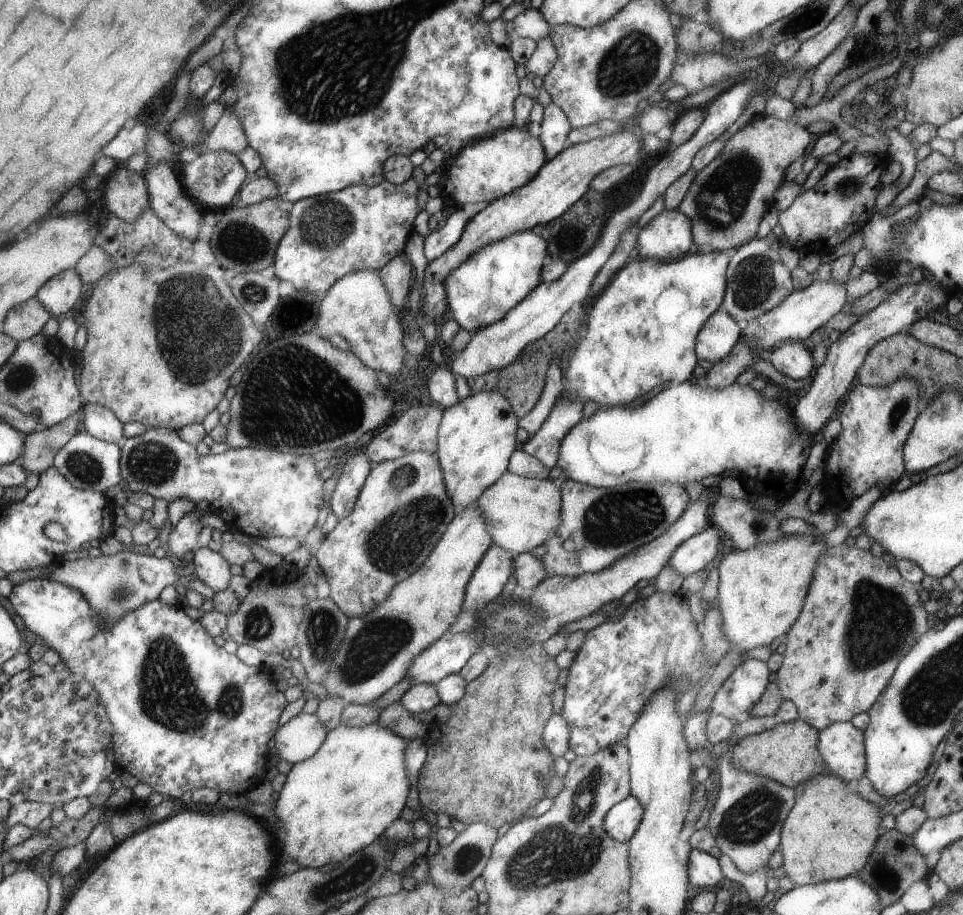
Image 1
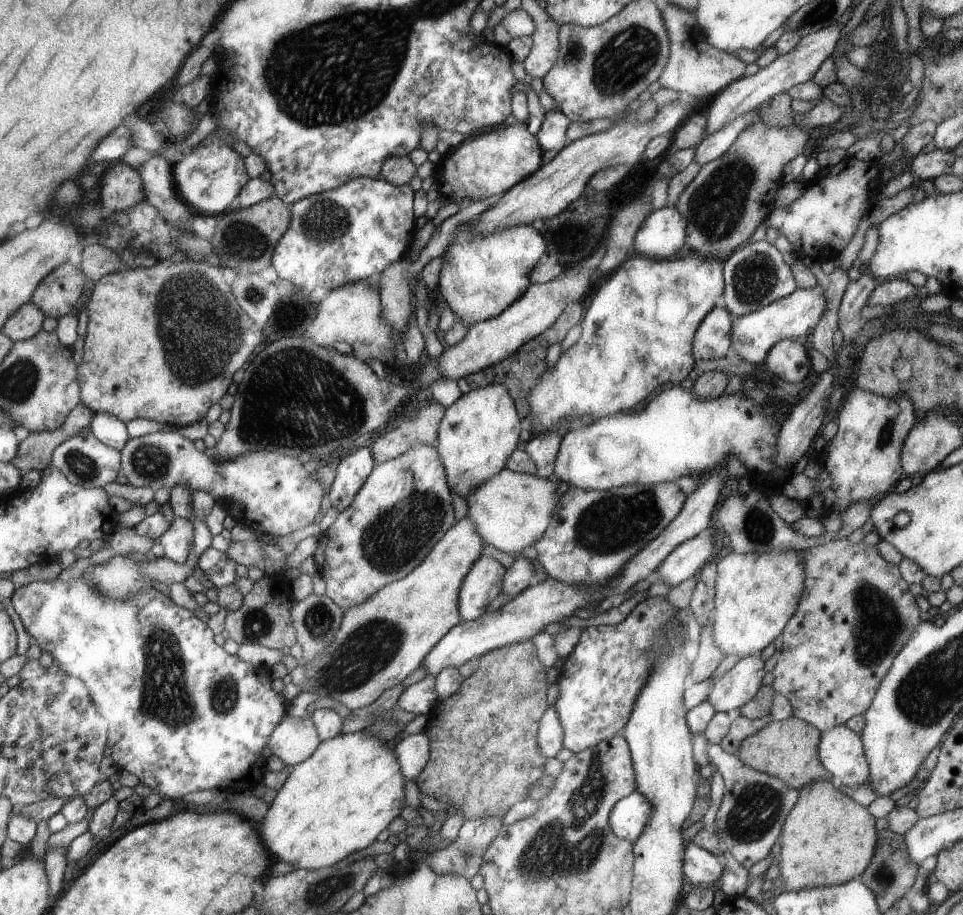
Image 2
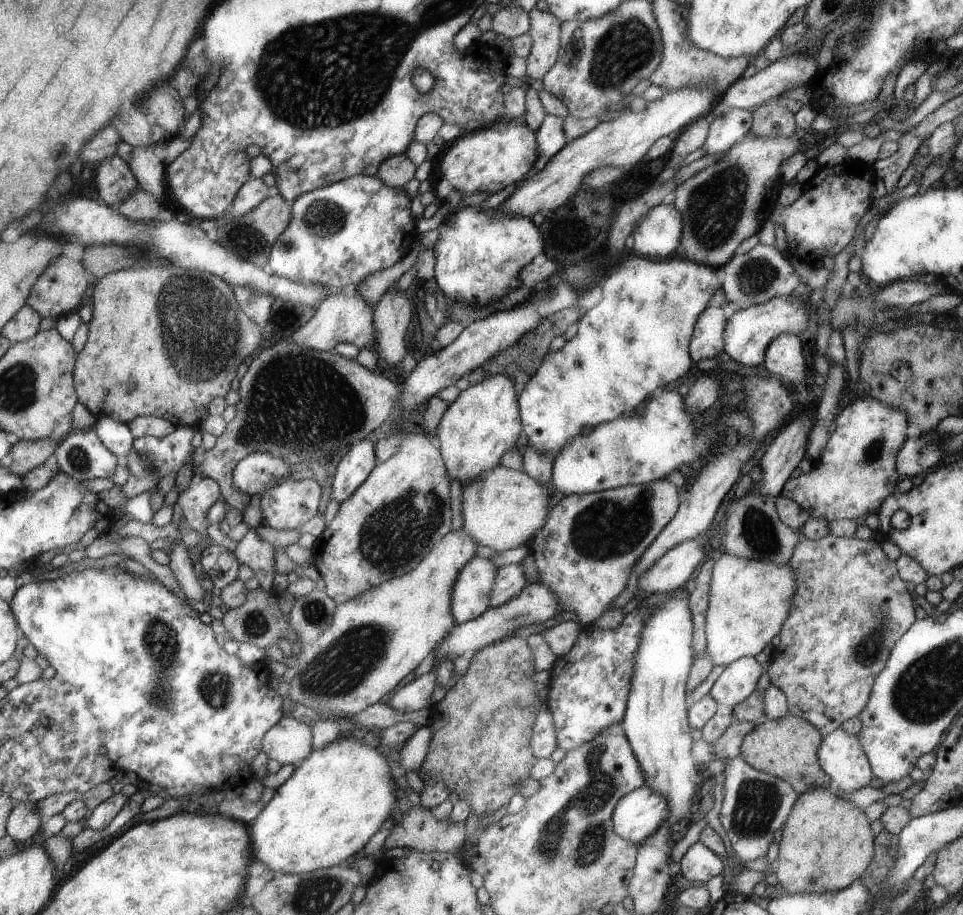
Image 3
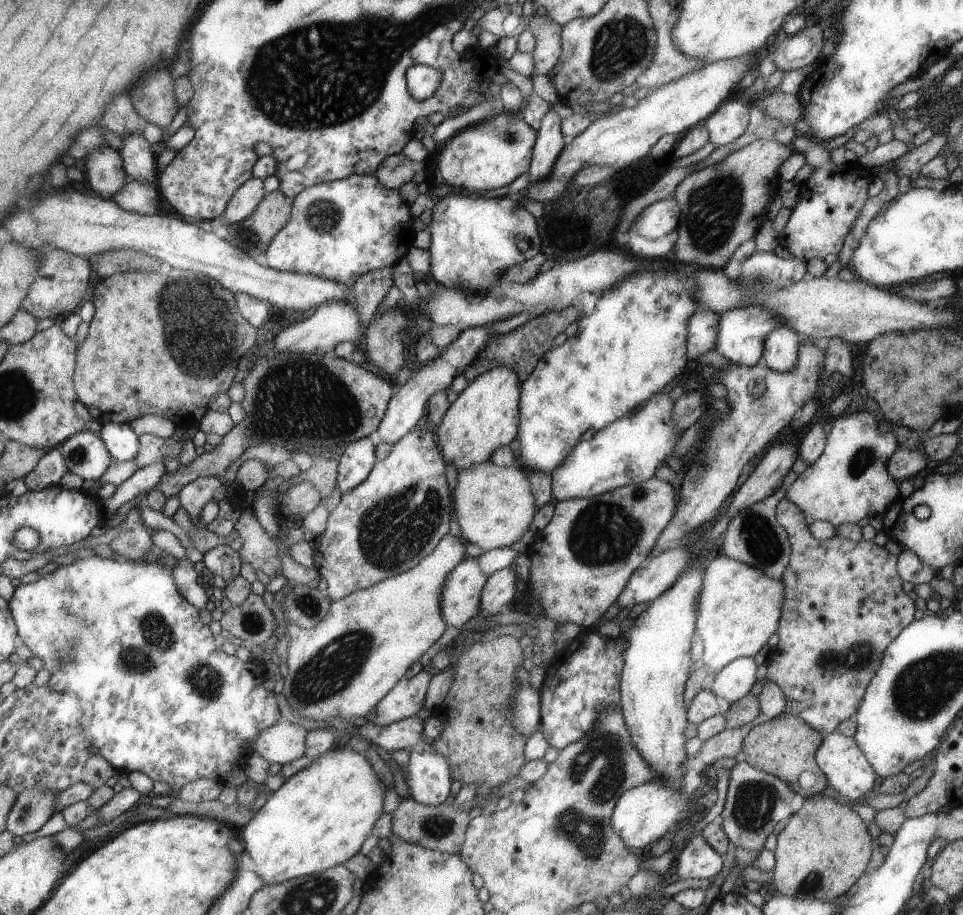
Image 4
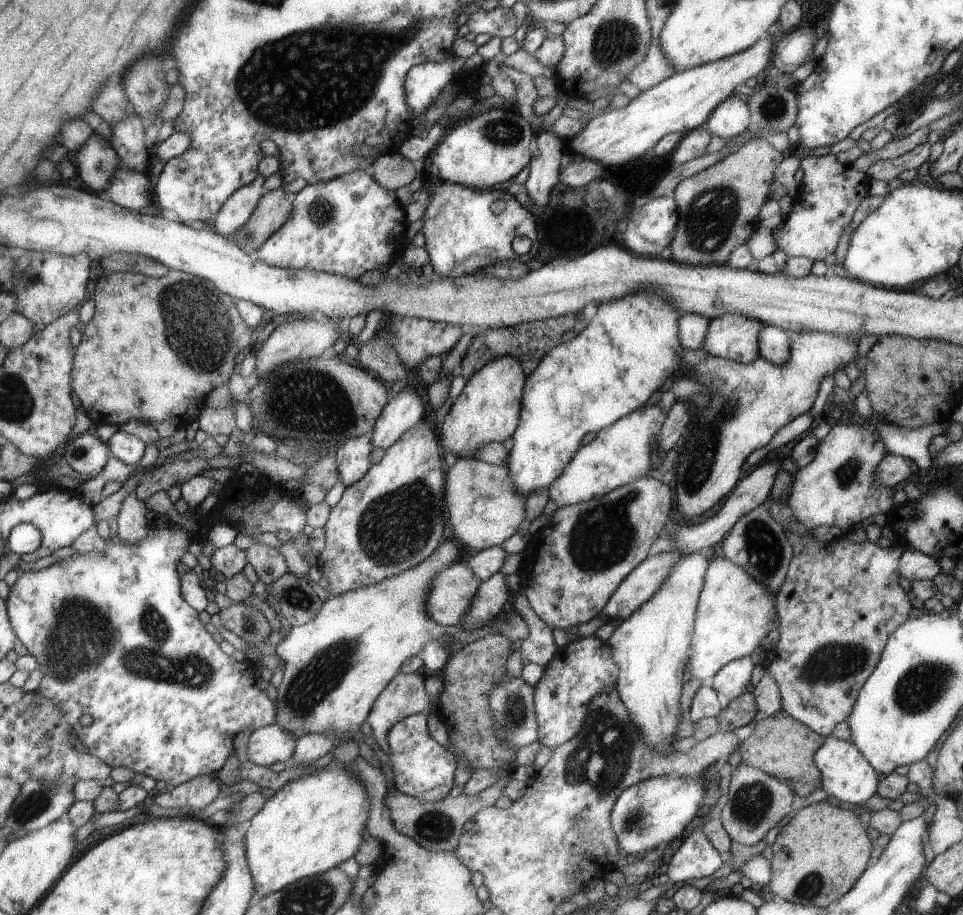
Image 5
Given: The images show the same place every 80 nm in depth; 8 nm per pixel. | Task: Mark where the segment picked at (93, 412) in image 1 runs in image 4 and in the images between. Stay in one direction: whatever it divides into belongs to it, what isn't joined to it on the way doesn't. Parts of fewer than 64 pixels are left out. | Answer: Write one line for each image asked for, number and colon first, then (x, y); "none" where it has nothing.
2: (111, 431)
3: (115, 435)
4: (122, 443)

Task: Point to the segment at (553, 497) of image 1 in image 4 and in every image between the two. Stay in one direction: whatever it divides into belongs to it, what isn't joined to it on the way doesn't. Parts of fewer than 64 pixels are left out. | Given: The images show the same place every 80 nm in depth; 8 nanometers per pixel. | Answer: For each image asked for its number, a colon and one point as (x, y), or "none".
2: (512, 511)
3: (503, 508)
4: (495, 505)

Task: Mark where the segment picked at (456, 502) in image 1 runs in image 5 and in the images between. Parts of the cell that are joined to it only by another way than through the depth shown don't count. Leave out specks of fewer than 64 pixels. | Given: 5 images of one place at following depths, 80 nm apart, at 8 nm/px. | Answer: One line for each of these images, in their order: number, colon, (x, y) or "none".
2: (479, 432)
3: (482, 425)
4: (484, 416)
5: (486, 411)

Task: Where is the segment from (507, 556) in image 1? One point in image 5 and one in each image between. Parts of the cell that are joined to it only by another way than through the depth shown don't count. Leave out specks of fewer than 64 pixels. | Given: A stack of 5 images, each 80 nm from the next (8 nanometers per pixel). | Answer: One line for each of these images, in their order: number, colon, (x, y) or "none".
2: (483, 583)
3: (472, 592)
4: (460, 601)
5: (450, 597)

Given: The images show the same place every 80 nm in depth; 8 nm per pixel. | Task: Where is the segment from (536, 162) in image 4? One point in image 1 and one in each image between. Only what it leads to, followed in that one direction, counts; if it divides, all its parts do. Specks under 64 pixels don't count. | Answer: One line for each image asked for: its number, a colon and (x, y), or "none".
1: (555, 126)
2: (552, 136)
3: (551, 136)

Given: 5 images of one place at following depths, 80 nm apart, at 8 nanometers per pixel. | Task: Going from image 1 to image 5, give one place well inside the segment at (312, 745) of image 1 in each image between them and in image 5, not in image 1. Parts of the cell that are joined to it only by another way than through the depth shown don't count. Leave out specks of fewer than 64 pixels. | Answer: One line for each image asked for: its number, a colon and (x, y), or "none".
2: (295, 738)
3: (291, 741)
4: (285, 741)
5: (272, 744)

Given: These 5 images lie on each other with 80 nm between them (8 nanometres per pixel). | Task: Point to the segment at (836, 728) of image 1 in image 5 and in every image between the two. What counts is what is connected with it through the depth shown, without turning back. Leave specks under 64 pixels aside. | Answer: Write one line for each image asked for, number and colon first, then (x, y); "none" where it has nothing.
2: (840, 749)
3: (840, 754)
4: (847, 769)
5: (846, 774)

